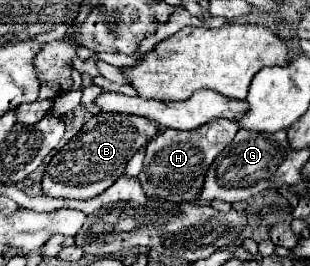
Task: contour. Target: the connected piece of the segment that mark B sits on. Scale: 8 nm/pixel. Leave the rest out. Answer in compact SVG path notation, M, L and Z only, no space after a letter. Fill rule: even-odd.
M99 113L93 115L77 133L75 141L61 147L49 161L43 175L43 197L53 199L93 199L101 195L127 167L135 151L157 135L159 127L137 115L127 113Z

